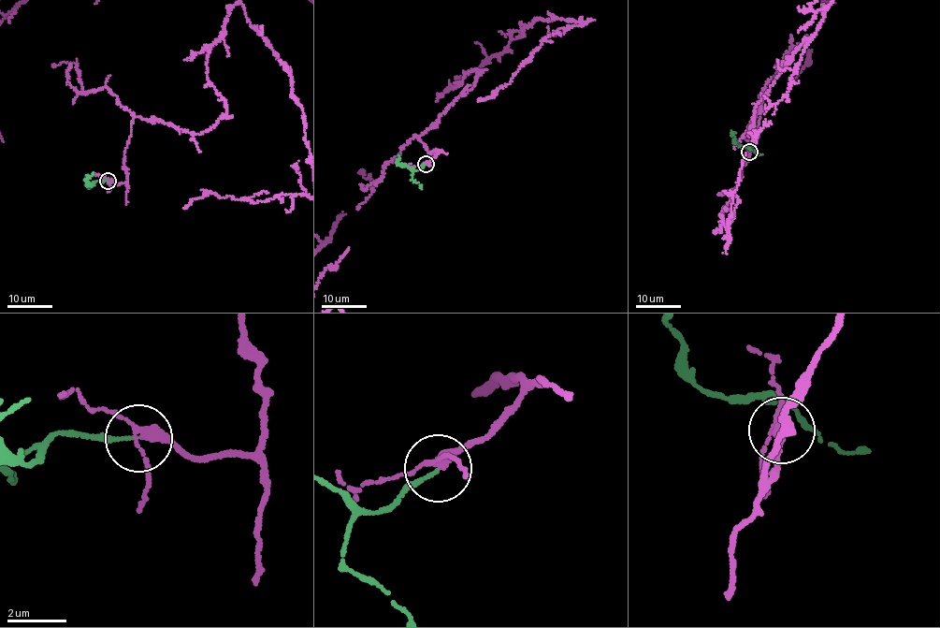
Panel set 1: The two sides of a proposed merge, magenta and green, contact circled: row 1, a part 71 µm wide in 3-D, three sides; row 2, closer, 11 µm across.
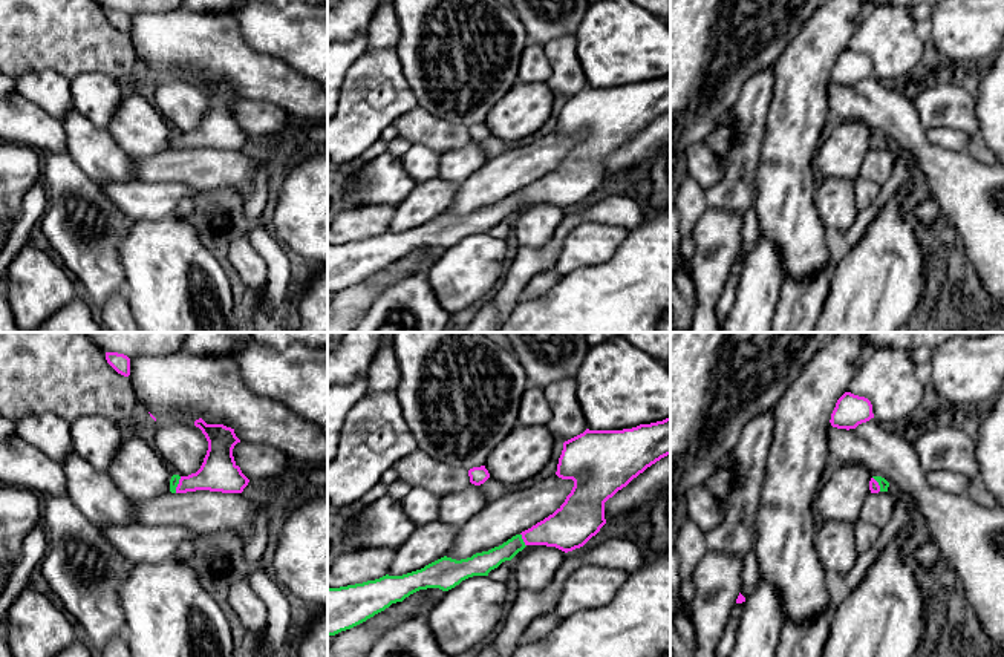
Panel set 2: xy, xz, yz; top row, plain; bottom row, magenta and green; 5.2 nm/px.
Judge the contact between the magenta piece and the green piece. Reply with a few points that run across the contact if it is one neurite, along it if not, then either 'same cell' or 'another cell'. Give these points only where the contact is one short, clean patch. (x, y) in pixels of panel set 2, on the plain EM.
line xz (568, 184), (522, 195), (508, 207), (482, 219); same cell

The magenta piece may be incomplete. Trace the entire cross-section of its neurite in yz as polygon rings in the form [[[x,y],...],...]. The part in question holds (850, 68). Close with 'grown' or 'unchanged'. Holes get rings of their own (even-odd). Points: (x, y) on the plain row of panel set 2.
[[[845,49],[831,70],[831,83],[837,86],[856,86],[874,75],[872,61],[868,55]]]; unchanged

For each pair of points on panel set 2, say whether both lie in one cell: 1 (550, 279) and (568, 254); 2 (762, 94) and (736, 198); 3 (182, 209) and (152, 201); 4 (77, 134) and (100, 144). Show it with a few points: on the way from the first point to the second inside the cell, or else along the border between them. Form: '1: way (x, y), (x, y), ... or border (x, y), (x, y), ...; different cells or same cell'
1: border (554, 268), (562, 276); different cells
2: way (750, 120), (741, 172); same cell
3: border (193, 199), (184, 196), (173, 212); different cells
4: way (83, 138), (94, 144); same cell

